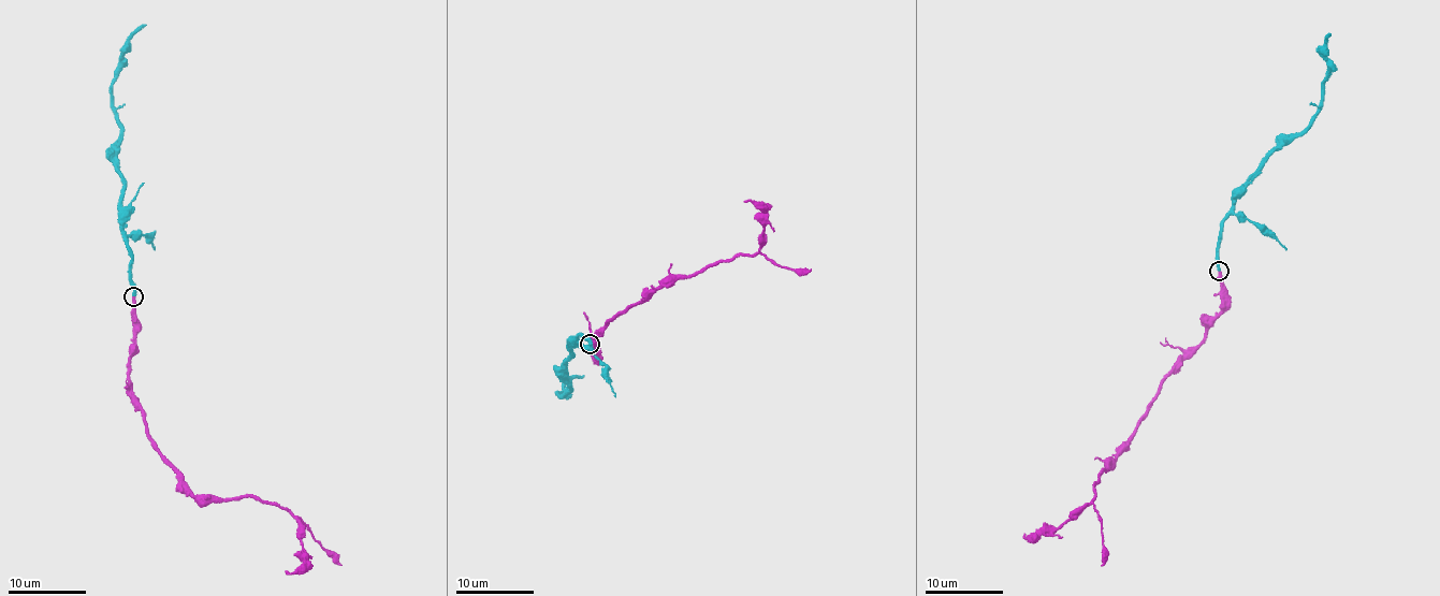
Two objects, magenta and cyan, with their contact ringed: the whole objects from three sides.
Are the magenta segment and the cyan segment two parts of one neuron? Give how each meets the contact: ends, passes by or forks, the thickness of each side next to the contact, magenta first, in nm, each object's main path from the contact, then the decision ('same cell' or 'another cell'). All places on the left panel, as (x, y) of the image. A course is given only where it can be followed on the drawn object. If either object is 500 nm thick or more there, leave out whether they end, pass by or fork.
magenta ends; cyan ends; calibres 360 and 320 nm; course magenta (134, 296), (128, 373), (146, 436), (194, 495), (256, 496), (286, 508), (296, 519), (305, 558), (286, 571); course cyan (134, 294), (132, 251), (120, 201), (122, 186), (116, 141), (120, 131), (113, 80), (122, 47), (145, 26); same cell

